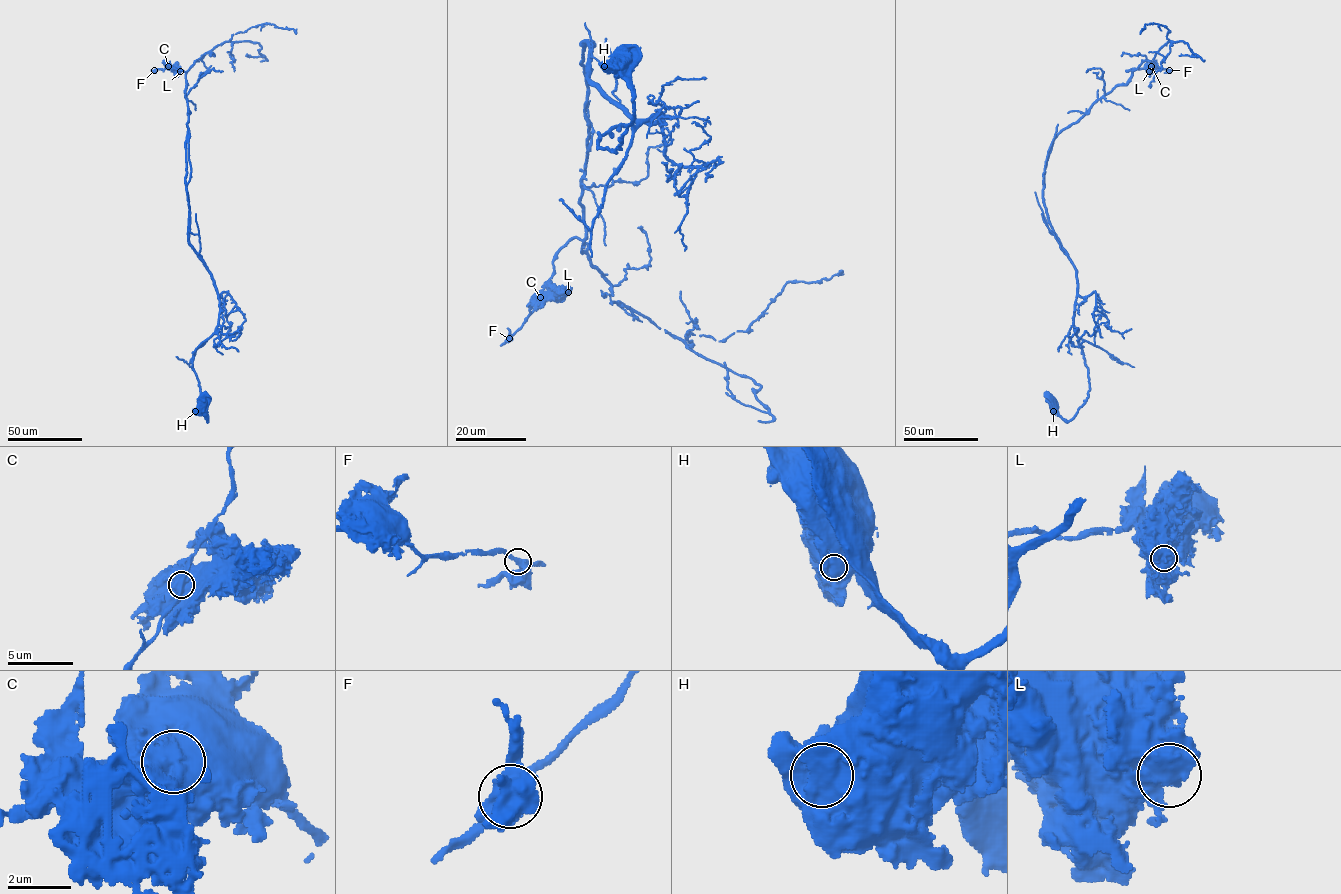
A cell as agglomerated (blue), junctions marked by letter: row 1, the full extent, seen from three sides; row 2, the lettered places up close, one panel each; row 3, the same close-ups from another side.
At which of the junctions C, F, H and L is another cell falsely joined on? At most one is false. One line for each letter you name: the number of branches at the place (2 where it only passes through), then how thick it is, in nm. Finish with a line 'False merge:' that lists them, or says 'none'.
C: Branches: 2. Thickness 800 nm
False merge: C

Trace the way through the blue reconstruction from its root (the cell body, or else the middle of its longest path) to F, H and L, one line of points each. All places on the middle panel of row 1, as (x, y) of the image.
F: (620, 57), (633, 117), (599, 147), (662, 116), (612, 100), (581, 42), (588, 248), (558, 252), (509, 338)
H: (620, 57), (612, 58), (604, 66)
L: (620, 57), (633, 117), (599, 147), (662, 116), (612, 100), (581, 42), (568, 292)

